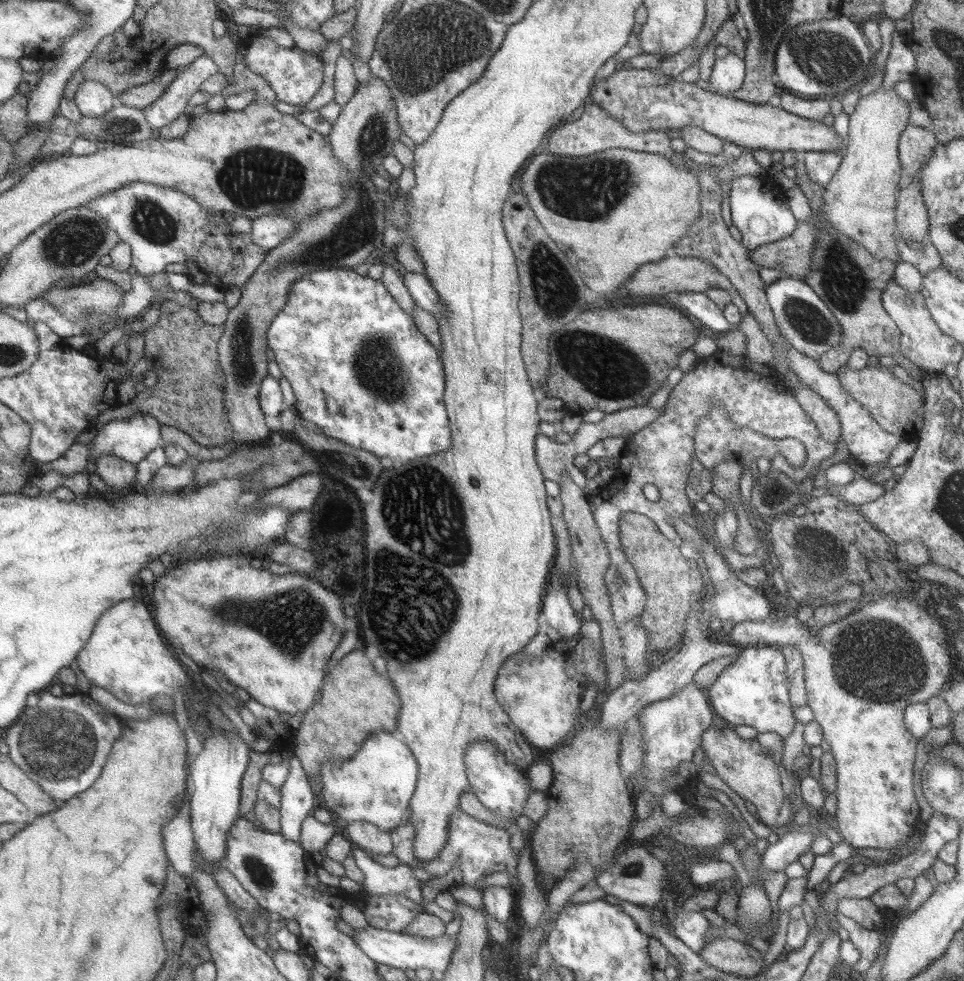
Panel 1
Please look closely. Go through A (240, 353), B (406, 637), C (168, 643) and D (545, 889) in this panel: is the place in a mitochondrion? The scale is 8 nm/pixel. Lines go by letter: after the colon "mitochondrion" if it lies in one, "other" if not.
A: mitochondrion
B: mitochondrion
C: other
D: other

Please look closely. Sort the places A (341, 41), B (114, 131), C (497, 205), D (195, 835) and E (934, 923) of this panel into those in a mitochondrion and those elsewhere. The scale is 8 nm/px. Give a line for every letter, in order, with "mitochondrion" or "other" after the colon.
A: other
B: mitochondrion
C: other
D: other
E: other

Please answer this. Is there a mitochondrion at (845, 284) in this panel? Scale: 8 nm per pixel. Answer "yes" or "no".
yes

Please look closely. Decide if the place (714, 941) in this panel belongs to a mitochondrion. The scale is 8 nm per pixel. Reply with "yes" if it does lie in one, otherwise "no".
no

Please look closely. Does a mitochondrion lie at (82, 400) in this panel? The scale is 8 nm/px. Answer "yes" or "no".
no

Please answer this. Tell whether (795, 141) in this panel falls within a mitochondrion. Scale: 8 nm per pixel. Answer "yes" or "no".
no

